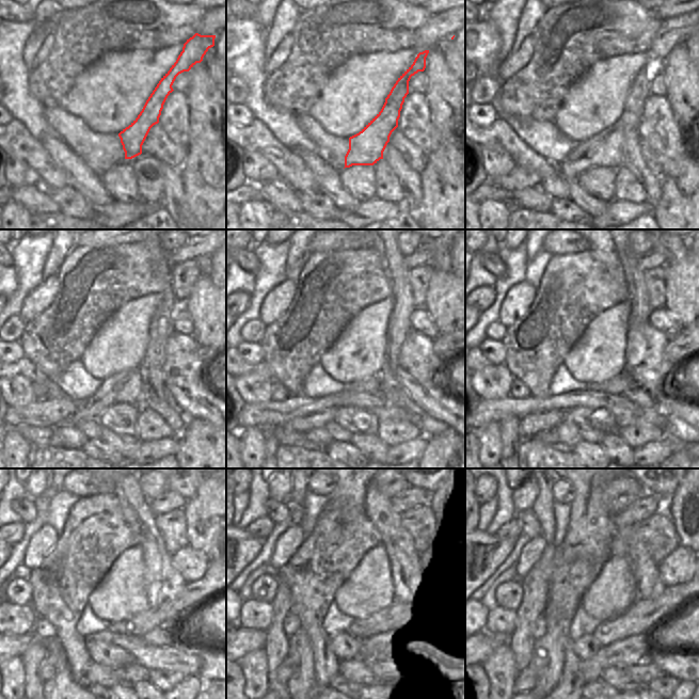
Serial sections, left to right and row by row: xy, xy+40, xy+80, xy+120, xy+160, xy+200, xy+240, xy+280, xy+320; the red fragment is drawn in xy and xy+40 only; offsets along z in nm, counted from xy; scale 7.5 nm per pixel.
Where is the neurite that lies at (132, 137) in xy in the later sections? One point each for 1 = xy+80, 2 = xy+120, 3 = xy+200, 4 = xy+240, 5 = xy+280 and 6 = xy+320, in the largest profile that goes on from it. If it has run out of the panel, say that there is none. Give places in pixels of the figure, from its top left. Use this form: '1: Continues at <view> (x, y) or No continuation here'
1: Continues at xy+80 (605, 148)
2: Continues at xy+120 (126, 386)
3: Continues at xy+200 (531, 425)
4: Continues at xy+240 (48, 667)
5: Continues at xy+280 (284, 671)
6: Continues at xy+320 (524, 681).

